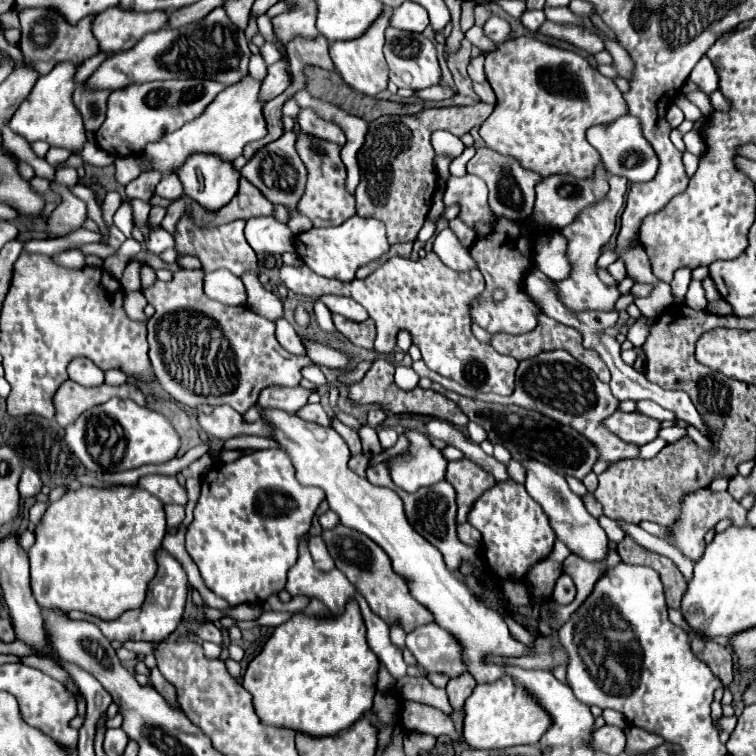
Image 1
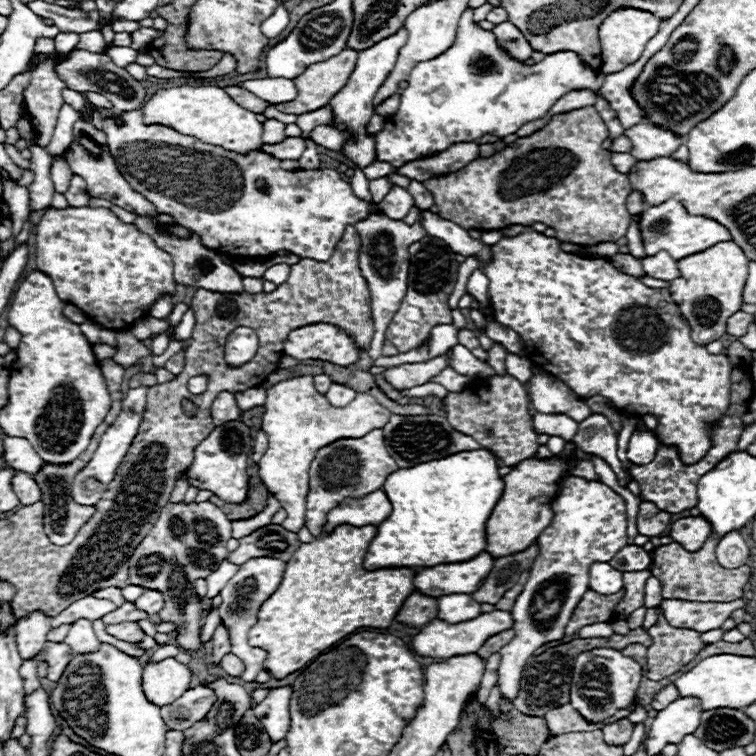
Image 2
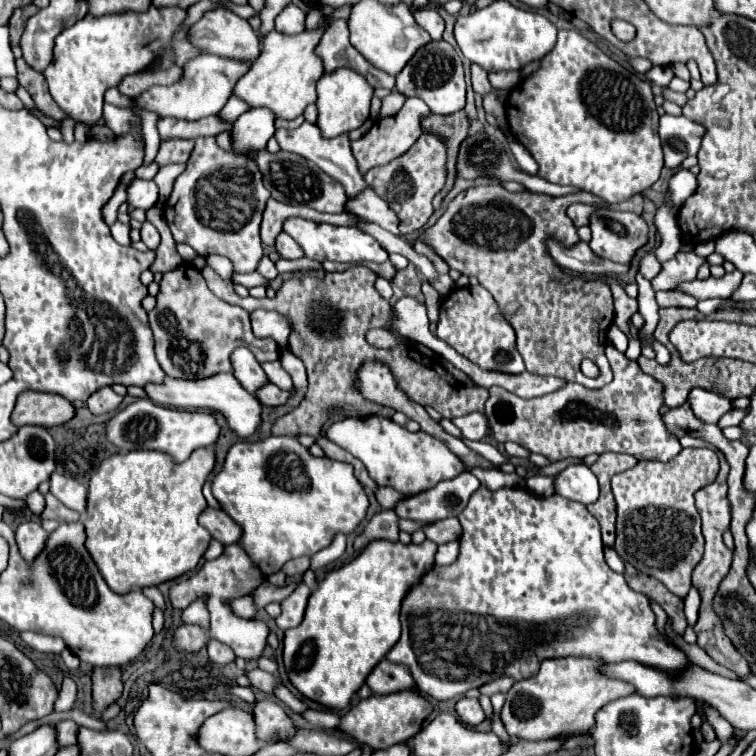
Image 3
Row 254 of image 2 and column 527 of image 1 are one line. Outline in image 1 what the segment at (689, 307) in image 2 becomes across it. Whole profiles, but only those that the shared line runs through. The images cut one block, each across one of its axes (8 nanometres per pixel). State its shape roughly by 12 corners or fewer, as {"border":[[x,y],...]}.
{"border":[[510,676],[464,704],[478,750],[538,744],[552,718]]}

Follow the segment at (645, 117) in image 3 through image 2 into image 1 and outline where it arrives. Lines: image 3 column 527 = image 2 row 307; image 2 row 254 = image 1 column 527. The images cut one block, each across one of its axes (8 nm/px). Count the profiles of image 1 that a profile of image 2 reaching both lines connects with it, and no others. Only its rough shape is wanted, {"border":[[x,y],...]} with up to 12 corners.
{"border":[[530,36],[488,54],[488,148],[592,178],[586,130],[628,114],[578,52]]}

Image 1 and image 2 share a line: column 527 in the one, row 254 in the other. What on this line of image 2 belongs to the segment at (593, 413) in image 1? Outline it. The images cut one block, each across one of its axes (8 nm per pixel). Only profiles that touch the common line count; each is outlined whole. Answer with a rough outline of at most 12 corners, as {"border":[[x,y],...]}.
{"border":[[382,212],[354,226],[360,272],[370,288],[374,336],[384,332],[408,288],[408,246],[426,236]]}

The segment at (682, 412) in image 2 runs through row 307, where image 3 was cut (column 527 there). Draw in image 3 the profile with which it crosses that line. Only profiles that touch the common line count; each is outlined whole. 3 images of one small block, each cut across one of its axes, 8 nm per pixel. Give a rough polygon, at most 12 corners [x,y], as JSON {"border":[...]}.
{"border":[[480,486],[386,660],[438,700],[690,660],[562,496]]}

